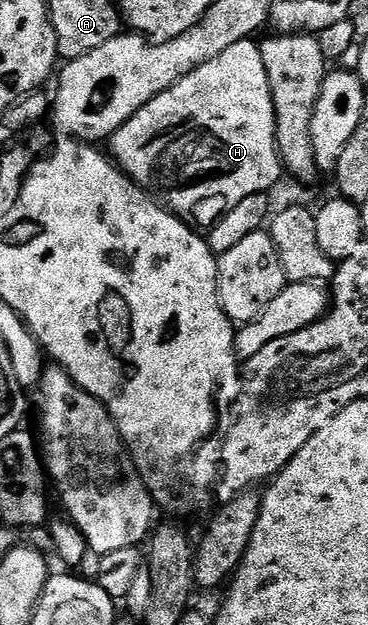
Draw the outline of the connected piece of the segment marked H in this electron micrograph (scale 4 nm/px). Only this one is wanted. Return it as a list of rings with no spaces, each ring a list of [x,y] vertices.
[[[252,38],[238,40],[236,44],[230,44],[230,48],[201,62],[188,74],[183,74],[170,88],[166,88],[161,94],[154,96],[146,105],[138,108],[138,112],[134,112],[134,116],[130,116],[130,120],[123,122],[112,133],[110,145],[112,145],[111,157],[124,173],[132,177],[138,185],[143,186],[149,194],[159,199],[173,214],[179,214],[184,222],[196,228],[201,228],[200,226],[204,226],[203,228],[212,227],[223,214],[230,212],[230,208],[234,208],[234,204],[238,204],[238,200],[242,200],[246,196],[271,191],[271,186],[279,180],[280,174],[282,175],[282,163],[280,153],[276,150],[276,113],[270,92],[270,80],[266,76],[266,64],[262,64],[260,42]]]

